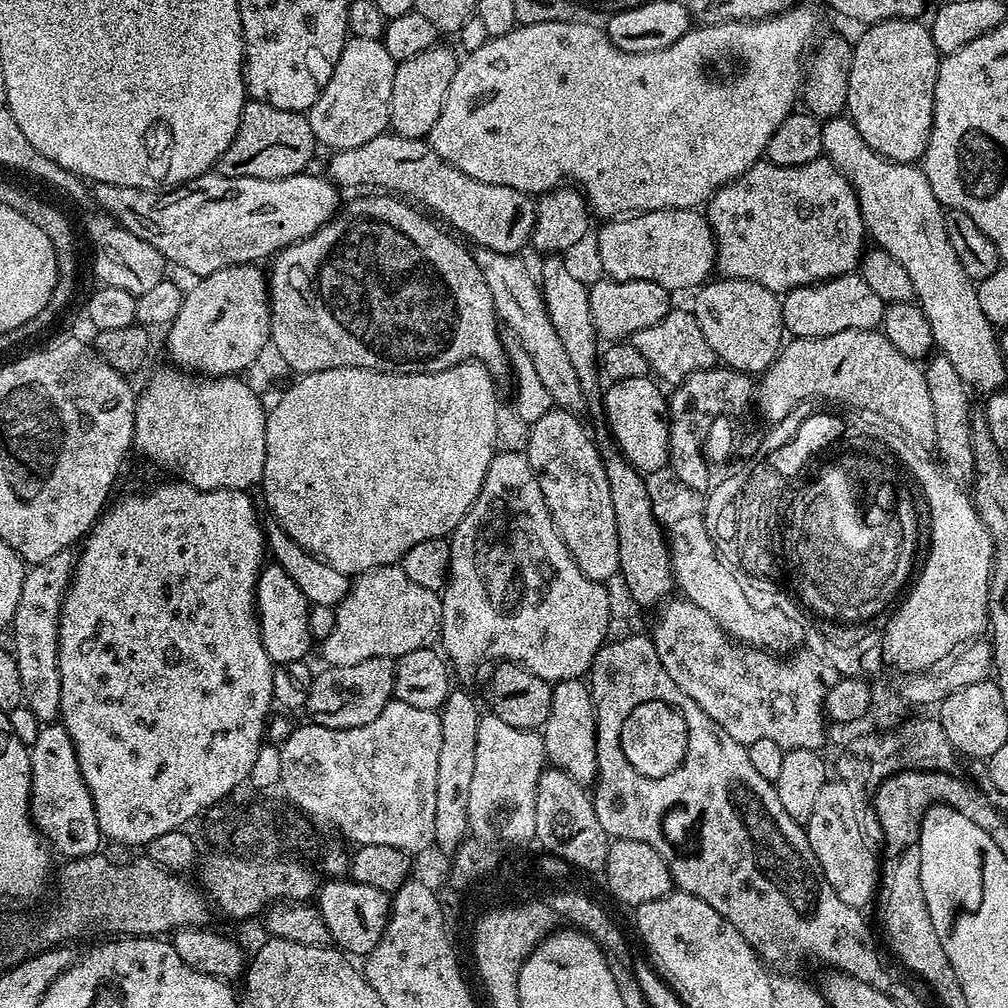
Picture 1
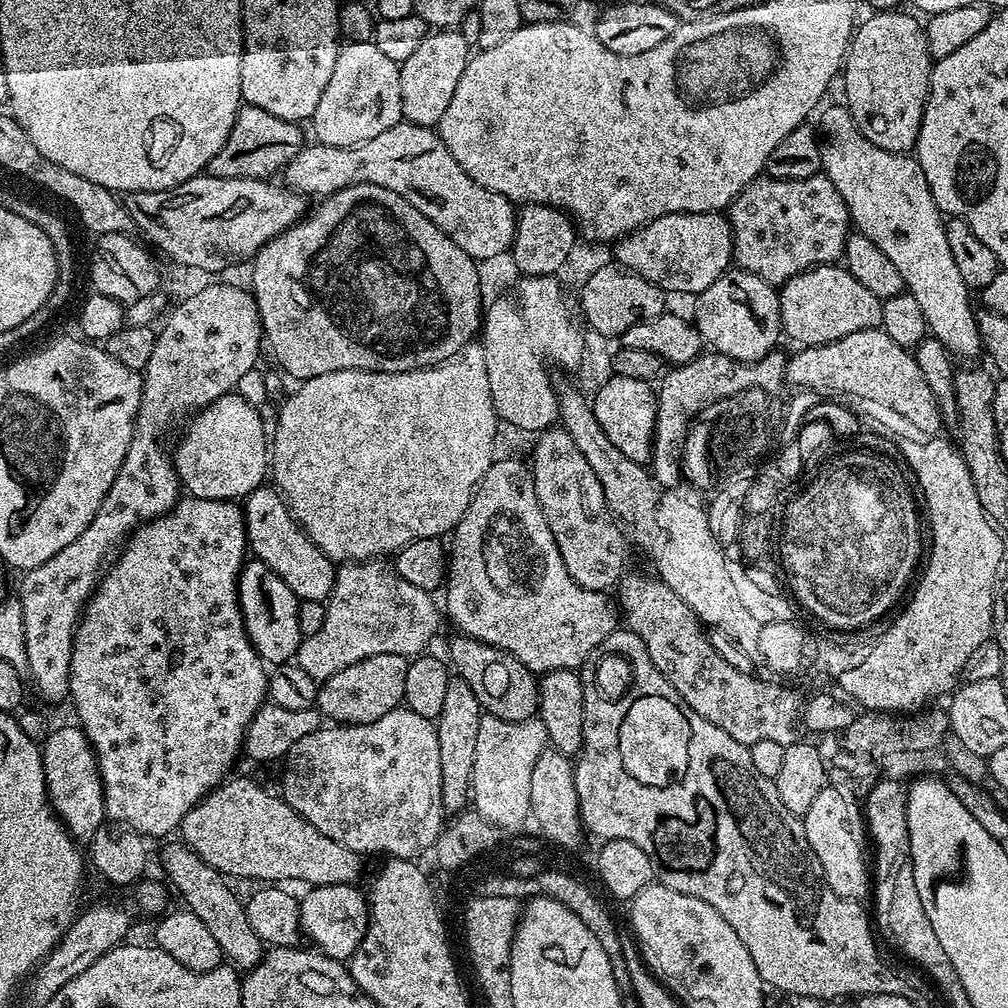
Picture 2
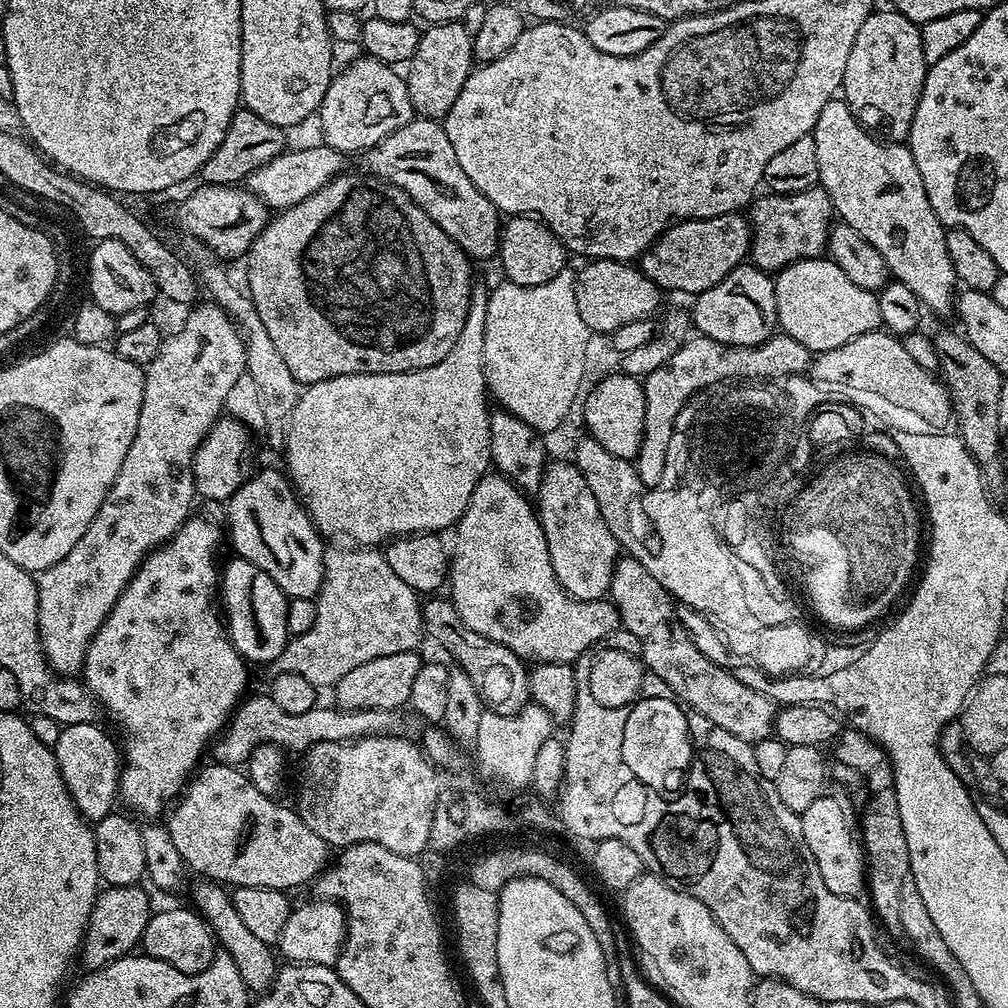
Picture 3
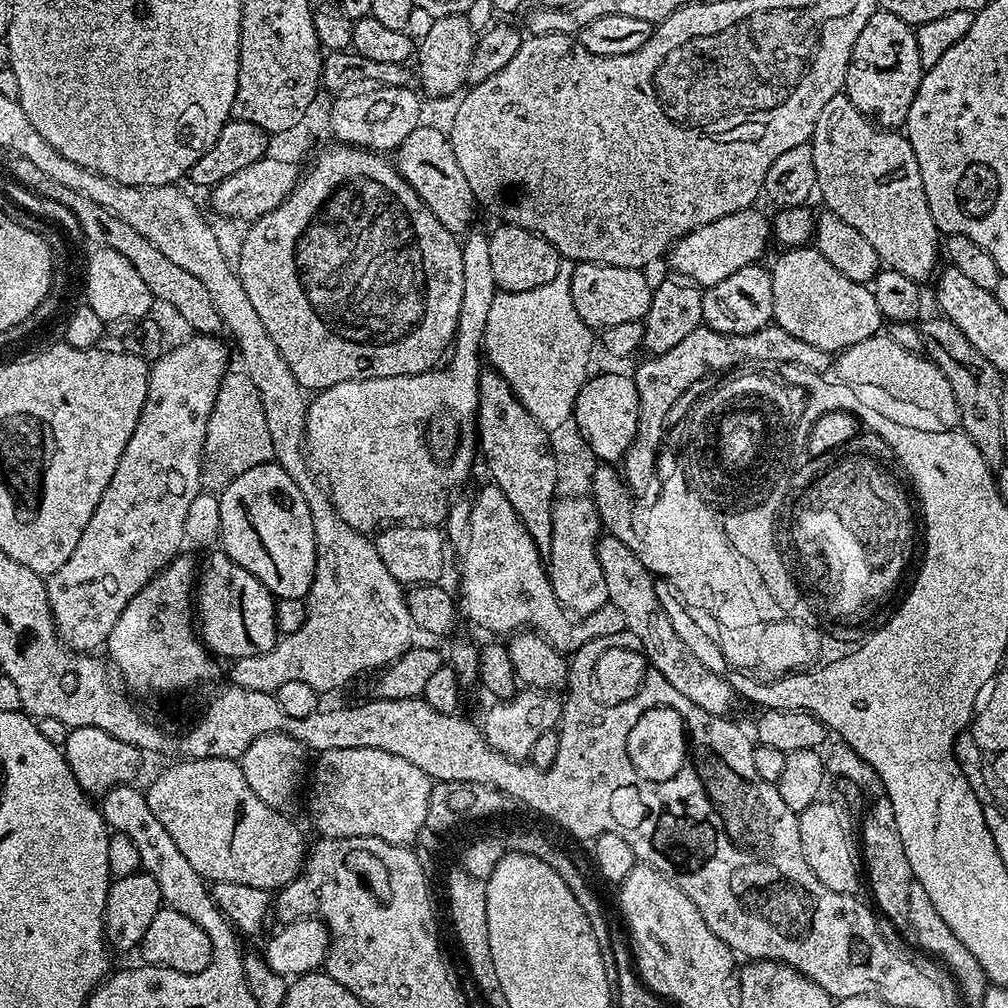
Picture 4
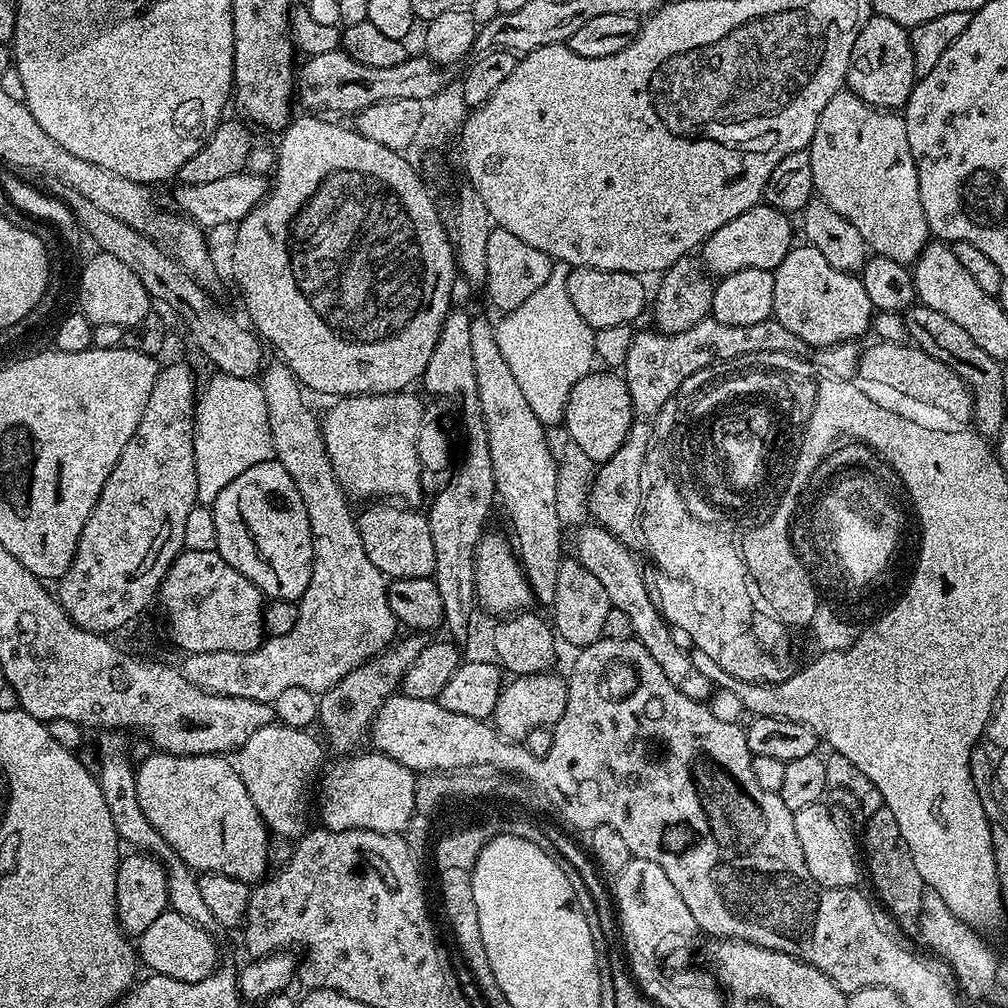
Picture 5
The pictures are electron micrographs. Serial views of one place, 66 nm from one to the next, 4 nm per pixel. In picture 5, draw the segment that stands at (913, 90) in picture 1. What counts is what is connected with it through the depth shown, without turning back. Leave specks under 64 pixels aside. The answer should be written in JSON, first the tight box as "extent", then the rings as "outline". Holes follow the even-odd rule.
{"extent":[847,14,917,110],"outline":[[[875,14],[869,16],[866,26],[860,28],[858,38],[854,42],[854,50],[850,54],[847,91],[862,98],[873,108],[900,110],[908,103],[917,79],[909,29],[903,28],[890,18]]]}

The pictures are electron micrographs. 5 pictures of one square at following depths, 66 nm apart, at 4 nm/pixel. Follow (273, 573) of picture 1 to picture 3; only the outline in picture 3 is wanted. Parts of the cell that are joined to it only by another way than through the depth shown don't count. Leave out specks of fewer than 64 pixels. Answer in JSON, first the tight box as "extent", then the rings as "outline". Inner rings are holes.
{"extent":[218,558,290,665],"outline":[[[232,558],[228,565],[223,565],[218,596],[222,601],[228,636],[240,656],[253,665],[271,665],[277,660],[290,639],[286,624],[289,597],[284,595],[278,582],[274,582],[266,570],[258,570],[254,562]]]}

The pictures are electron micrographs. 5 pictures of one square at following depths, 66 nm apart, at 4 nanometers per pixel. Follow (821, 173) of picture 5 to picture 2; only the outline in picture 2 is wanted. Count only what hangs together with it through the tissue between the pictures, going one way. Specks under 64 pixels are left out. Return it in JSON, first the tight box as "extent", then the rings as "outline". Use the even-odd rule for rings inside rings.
{"extent":[818,107,982,362],"outline":[[[847,107],[828,108],[821,111],[818,135],[820,138],[820,163],[823,175],[834,182],[838,194],[842,194],[842,202],[848,207],[848,219],[855,231],[861,232],[902,274],[905,289],[922,309],[922,318],[926,318],[928,331],[931,335],[946,346],[946,350],[953,357],[972,362],[976,355],[981,355],[982,345],[980,331],[976,321],[977,309],[972,308],[970,289],[966,282],[962,282],[962,274],[954,263],[954,254],[950,254],[950,246],[946,243],[946,220],[940,207],[934,202],[930,194],[930,186],[926,186],[926,174],[922,174],[922,166],[917,162],[915,155],[903,152],[882,150],[882,146],[874,146],[874,142],[867,140],[858,130],[854,118],[849,114]]]}

